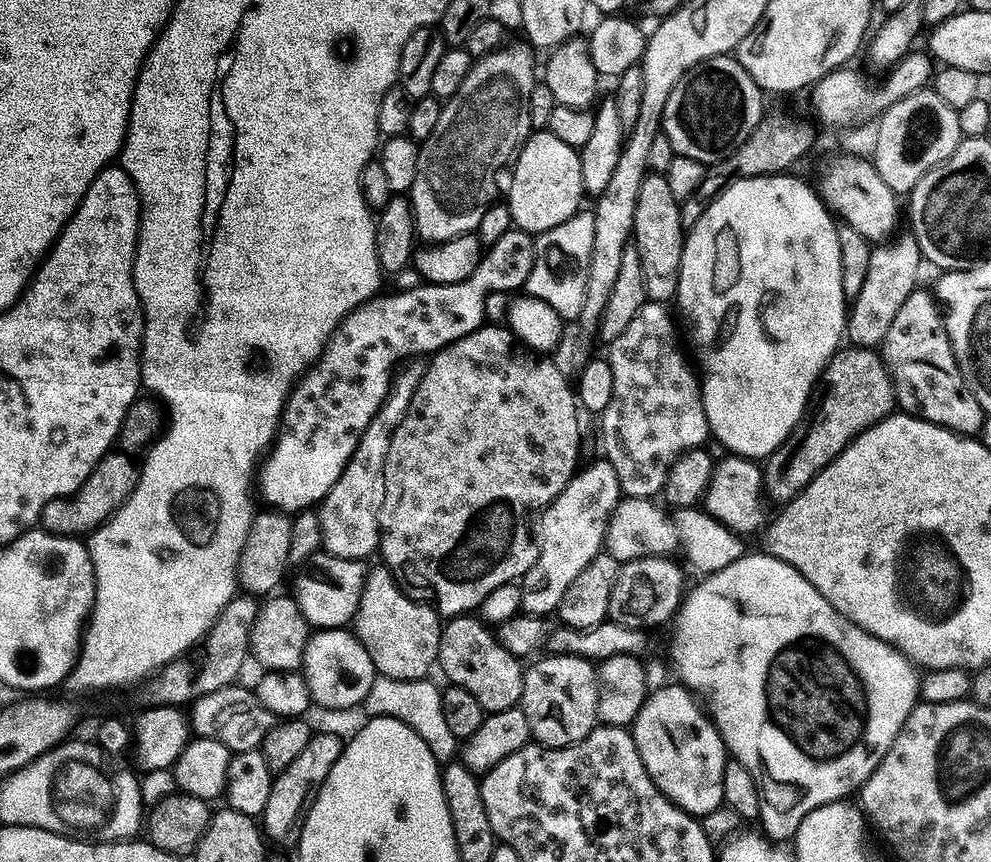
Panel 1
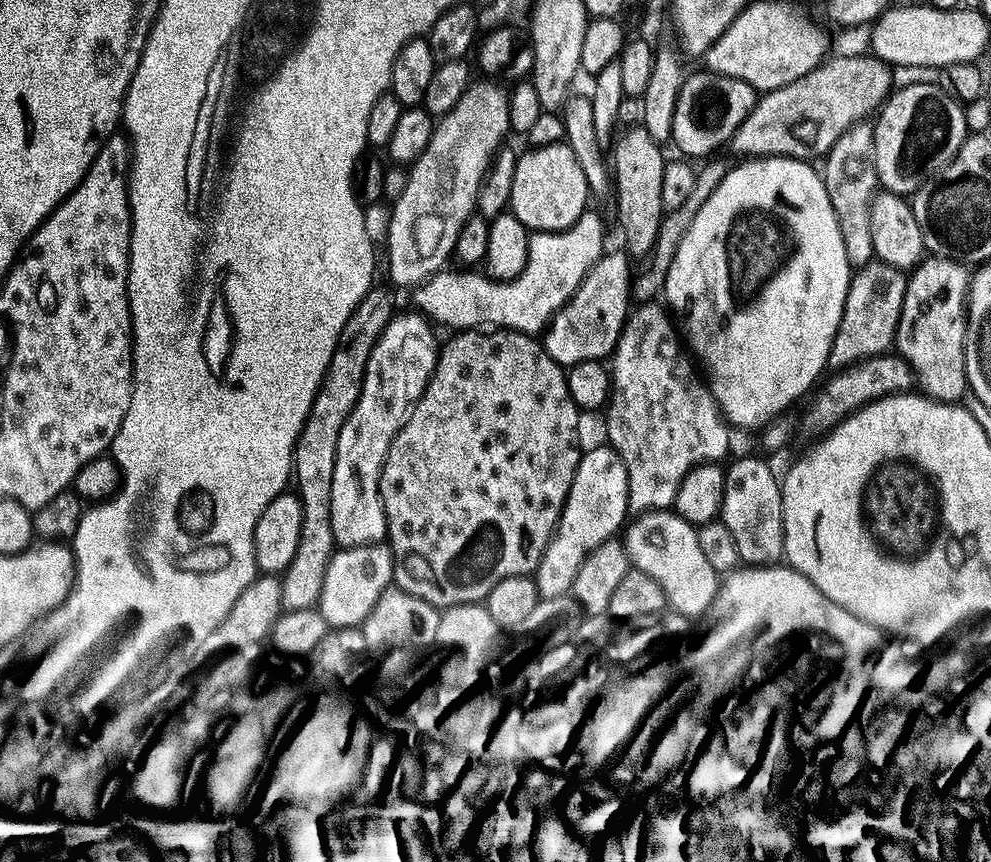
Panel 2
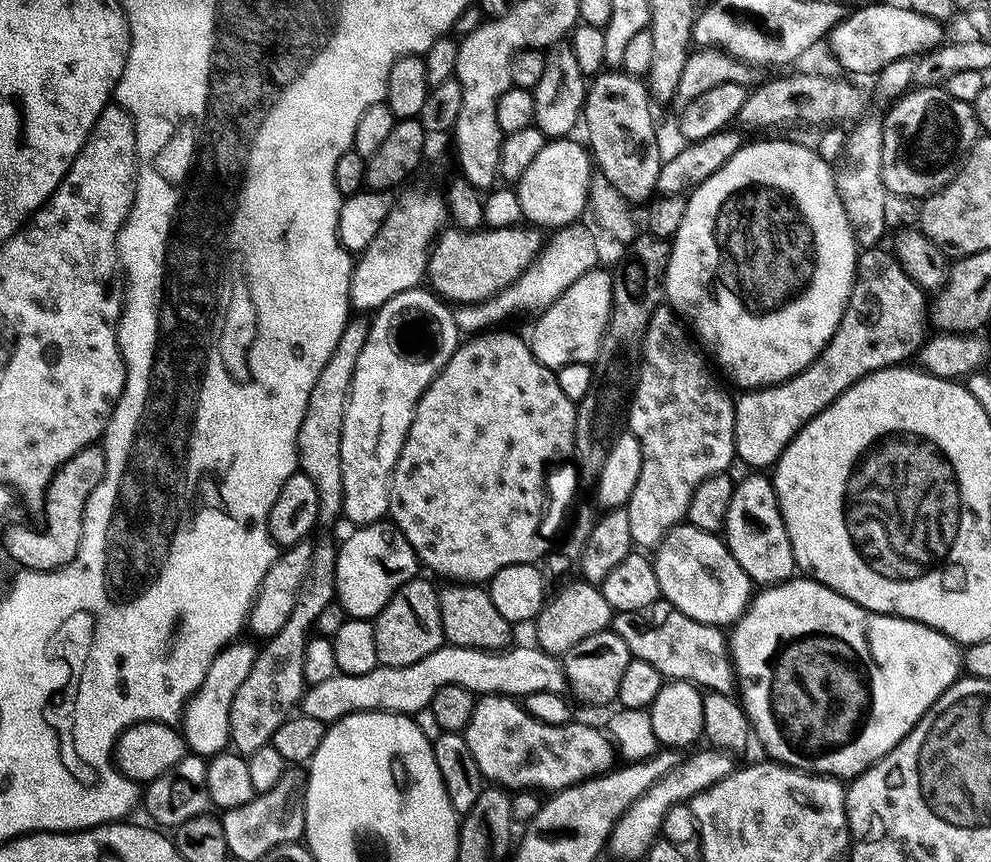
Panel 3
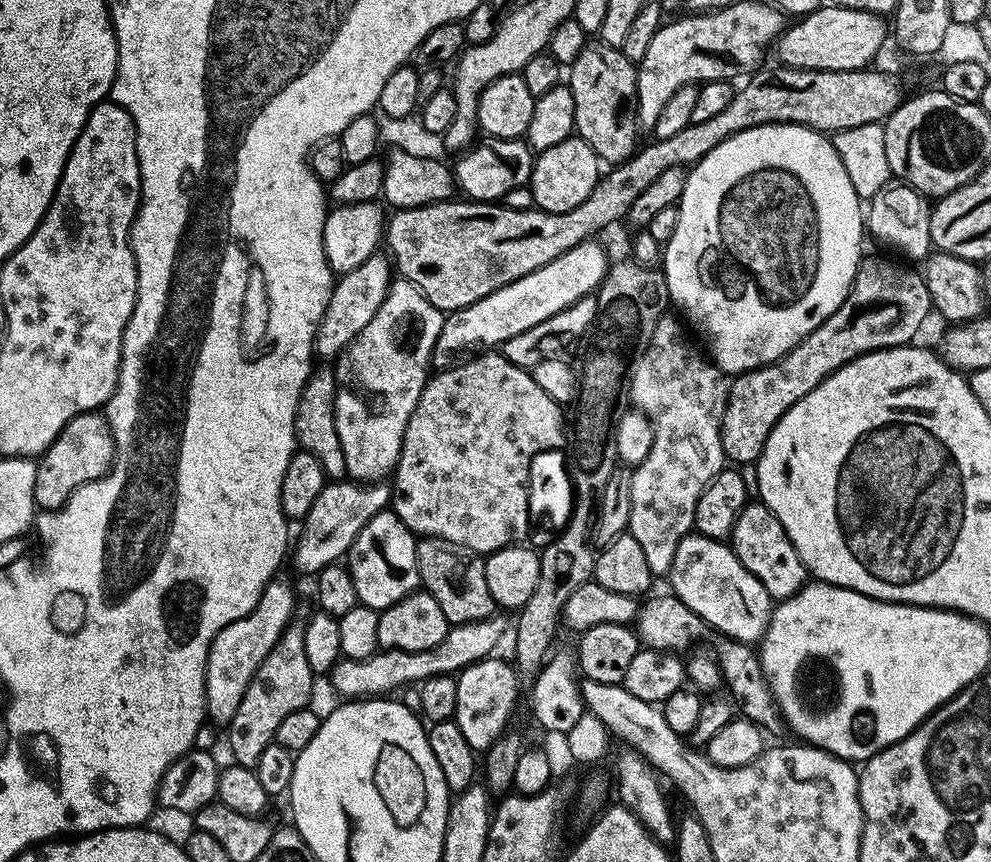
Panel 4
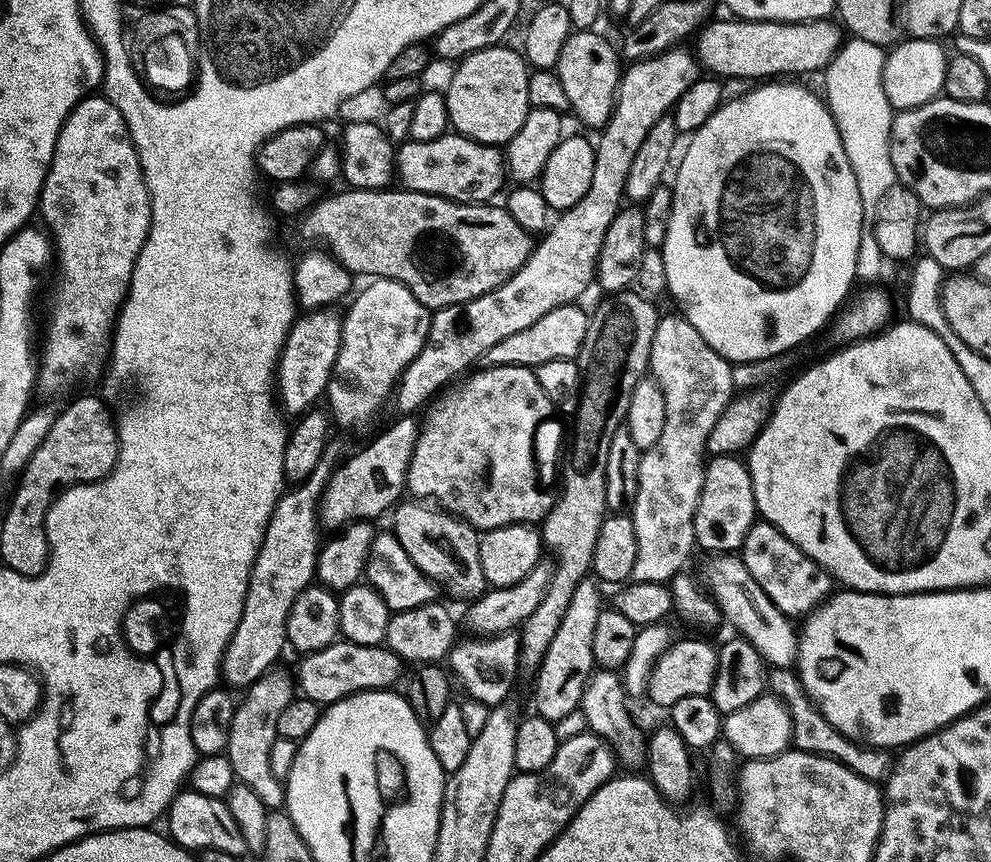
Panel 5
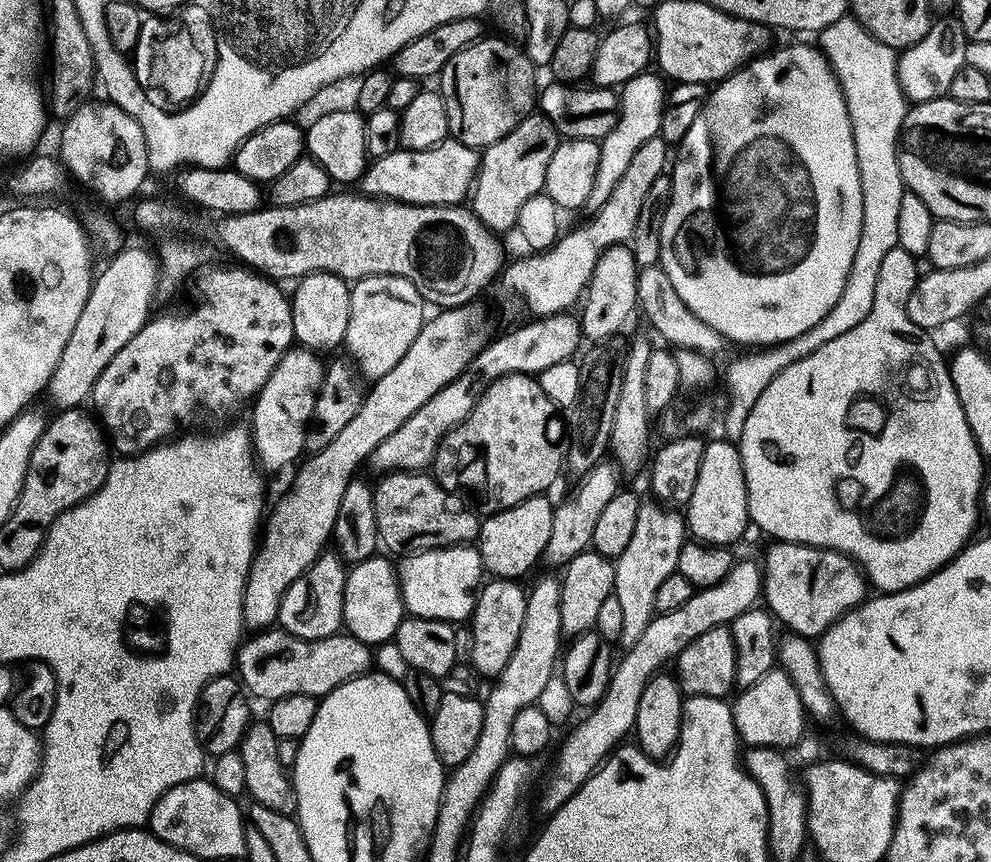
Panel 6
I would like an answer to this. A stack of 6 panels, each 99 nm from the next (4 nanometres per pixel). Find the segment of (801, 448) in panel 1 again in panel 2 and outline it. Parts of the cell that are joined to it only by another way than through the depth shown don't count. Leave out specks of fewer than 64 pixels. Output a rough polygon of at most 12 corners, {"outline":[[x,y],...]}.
{"outline":[[898,354],[837,371],[800,420],[816,438],[885,396],[911,393]]}

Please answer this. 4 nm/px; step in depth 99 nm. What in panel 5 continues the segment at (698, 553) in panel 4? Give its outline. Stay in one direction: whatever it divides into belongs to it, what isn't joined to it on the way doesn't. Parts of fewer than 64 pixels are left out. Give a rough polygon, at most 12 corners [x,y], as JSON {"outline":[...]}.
{"outline":[[743,559],[712,564],[711,595],[765,663],[800,655],[793,621],[770,602]]}

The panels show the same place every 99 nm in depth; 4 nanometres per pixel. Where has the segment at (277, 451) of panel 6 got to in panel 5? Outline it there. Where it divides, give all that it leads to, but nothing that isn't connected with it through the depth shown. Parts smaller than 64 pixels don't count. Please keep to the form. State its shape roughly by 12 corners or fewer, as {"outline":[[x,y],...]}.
{"outline":[[332,310],[293,324],[278,400],[299,418],[332,381],[344,333]]}

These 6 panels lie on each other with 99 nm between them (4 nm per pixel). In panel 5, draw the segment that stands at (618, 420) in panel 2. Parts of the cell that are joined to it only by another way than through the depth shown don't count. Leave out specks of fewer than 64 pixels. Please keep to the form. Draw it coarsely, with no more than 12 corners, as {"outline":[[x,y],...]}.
{"outline":[[683,315],[661,319],[650,372],[666,430],[640,458],[637,584],[698,548],[708,439],[733,365]]}

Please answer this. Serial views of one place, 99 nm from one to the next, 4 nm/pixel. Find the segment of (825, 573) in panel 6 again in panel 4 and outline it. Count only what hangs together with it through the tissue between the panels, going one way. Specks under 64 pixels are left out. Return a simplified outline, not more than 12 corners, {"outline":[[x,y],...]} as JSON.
{"outline":[[750,502],[730,547],[773,601],[810,573],[782,522]]}

